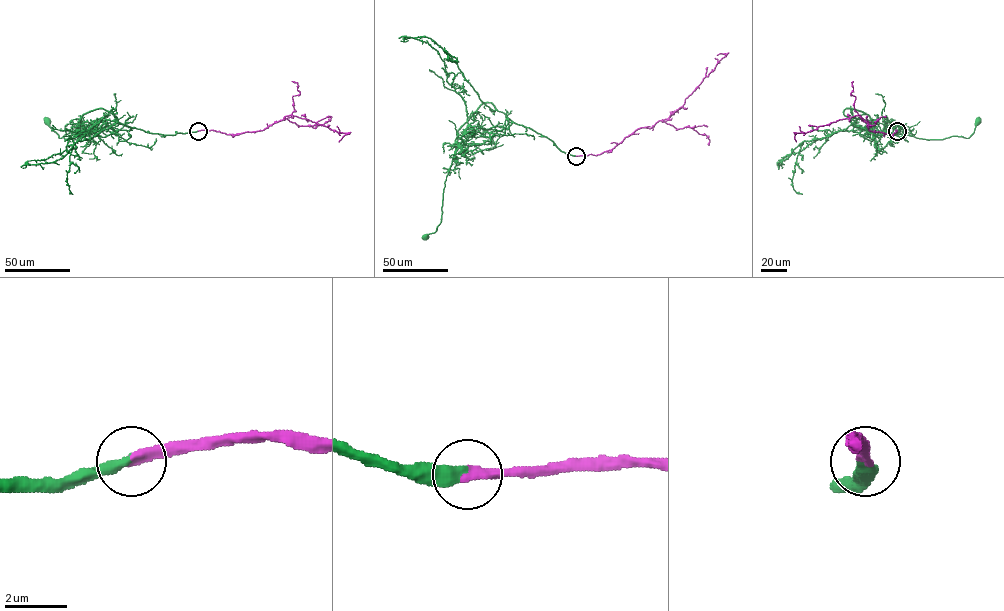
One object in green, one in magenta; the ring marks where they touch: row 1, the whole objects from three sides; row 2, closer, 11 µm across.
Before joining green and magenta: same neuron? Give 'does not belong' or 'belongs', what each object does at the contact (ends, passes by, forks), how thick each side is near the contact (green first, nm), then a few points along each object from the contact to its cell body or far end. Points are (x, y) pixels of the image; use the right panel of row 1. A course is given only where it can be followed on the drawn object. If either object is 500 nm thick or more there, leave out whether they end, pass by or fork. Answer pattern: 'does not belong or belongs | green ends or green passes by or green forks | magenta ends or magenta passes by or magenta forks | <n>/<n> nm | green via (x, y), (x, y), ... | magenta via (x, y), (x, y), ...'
belongs | green ends | magenta ends | 400/360 nm | green via (897, 131), (876, 135), (863, 128), (868, 137), (873, 130), (966, 138), (978, 121) | magenta via (897, 131), (892, 134), (871, 131), (869, 124), (856, 115), (796, 133), (796, 141)

